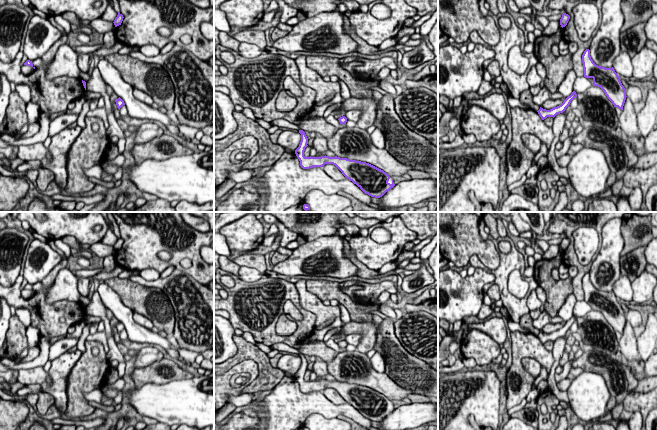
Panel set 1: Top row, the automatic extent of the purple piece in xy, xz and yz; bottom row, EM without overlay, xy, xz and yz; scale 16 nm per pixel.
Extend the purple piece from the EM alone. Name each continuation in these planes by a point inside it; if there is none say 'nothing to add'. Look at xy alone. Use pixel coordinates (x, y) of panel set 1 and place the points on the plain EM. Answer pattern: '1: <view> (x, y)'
nothing to add

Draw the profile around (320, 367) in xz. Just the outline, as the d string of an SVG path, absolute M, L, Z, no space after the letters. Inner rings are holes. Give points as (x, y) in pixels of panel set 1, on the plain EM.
M317 358L313 365L313 372L316 374L316 381L321 381L326 379L328 374L327 363L320 358Z

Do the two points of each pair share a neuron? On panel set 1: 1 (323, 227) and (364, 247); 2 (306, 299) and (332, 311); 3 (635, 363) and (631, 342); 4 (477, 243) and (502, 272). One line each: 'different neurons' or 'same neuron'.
1: different neurons
2: same neuron
3: same neuron
4: different neurons

